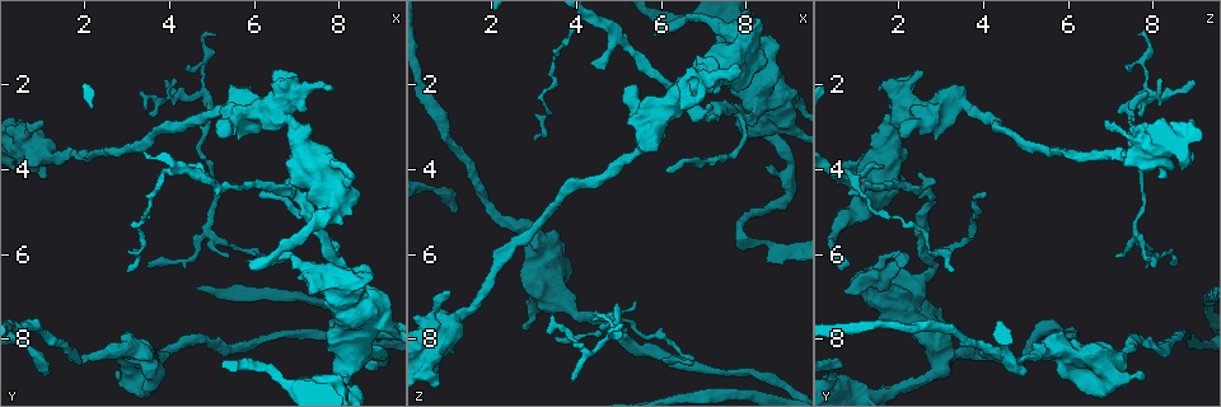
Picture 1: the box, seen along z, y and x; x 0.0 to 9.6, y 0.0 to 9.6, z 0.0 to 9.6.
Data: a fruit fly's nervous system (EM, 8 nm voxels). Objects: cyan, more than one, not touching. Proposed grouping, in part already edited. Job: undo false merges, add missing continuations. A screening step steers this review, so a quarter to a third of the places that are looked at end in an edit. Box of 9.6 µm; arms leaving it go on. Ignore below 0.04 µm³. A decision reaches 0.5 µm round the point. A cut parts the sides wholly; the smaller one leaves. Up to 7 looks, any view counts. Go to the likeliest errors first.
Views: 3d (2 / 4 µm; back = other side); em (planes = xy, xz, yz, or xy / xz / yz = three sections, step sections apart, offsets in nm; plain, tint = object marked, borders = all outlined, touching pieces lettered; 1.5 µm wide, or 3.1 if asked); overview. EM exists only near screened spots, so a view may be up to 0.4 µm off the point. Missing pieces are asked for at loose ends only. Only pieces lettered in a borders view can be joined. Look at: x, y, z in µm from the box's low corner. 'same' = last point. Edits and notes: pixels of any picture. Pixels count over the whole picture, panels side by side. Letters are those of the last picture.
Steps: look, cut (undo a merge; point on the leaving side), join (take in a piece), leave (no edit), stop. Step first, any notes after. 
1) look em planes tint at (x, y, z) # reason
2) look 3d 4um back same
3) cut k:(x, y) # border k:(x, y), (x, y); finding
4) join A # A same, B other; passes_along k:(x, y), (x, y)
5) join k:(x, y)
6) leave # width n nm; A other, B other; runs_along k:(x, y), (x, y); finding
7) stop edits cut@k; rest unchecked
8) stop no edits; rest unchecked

look em planes borders at (7.80, 7.70, 5.50) # sharp bend

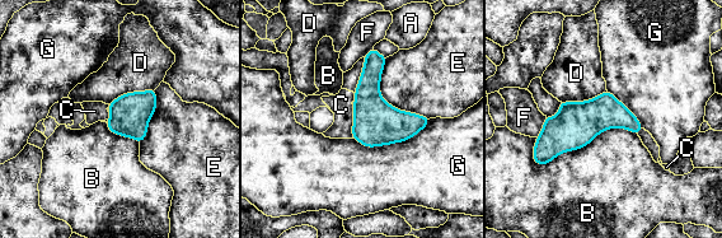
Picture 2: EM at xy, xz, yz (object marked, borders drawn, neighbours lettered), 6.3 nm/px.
leave # A other, B other, C other, D other, E other, F other, G other; one neuron here

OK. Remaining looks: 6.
look em yz step 8 tint at (3.95, 1.95, 9.05) # free end

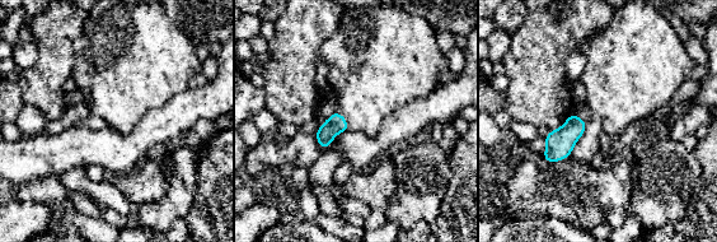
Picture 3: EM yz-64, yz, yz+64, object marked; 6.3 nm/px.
look em planes borders same # another direction

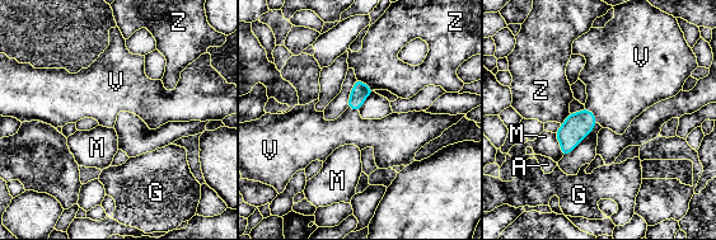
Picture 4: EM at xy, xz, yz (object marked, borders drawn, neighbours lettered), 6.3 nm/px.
join V # A other, G other, M other, V same, Z other; it goes on there

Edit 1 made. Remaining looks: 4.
look overview

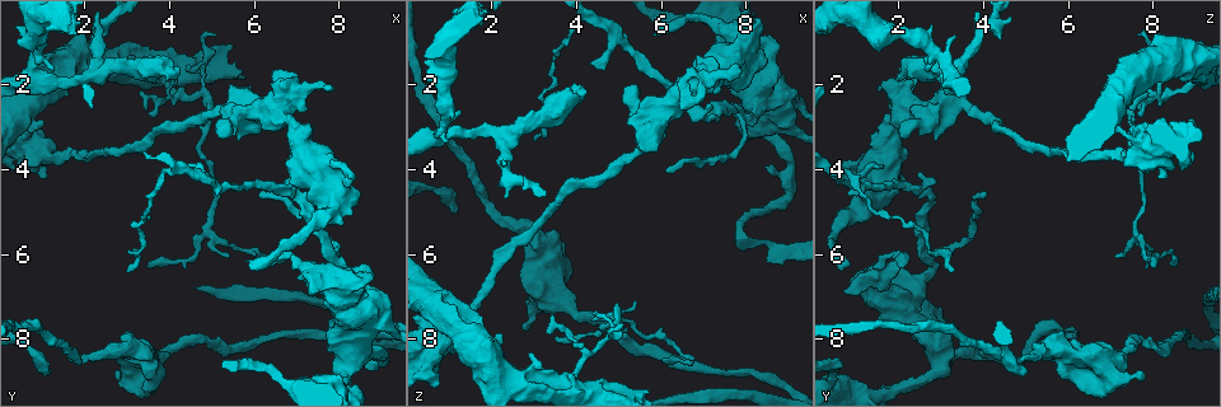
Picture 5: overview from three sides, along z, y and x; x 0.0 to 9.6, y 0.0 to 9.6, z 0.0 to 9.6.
look 3d 4um back at (2.80, 8.95, 7.75) # an open end

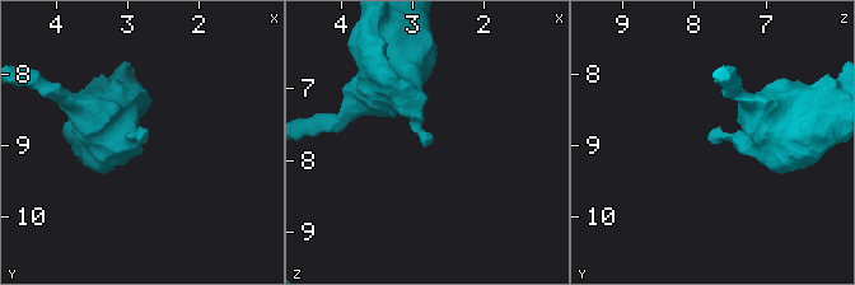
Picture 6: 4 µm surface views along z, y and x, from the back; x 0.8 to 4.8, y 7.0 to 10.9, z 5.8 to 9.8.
look em planes tint at (2.85, 8.95, 7.80) # need the tissue

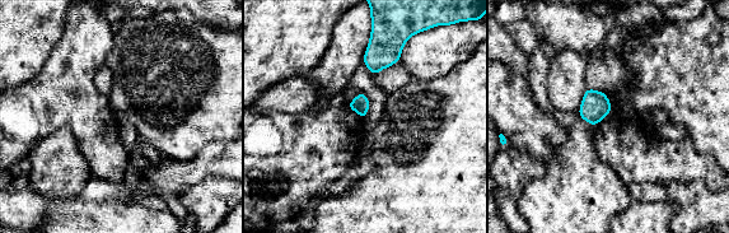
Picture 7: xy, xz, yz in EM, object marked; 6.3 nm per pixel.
look em planes borders same

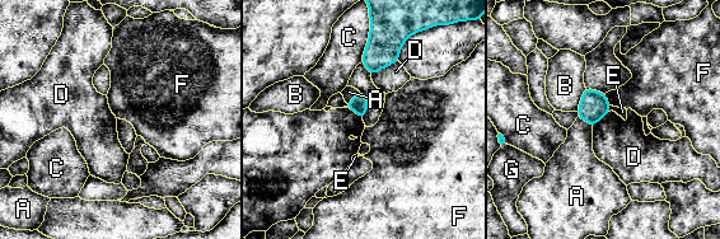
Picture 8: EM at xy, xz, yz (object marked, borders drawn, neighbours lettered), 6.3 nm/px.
leave # A other, B other, C other, D other, E other, F other, G other; border 8:(397, 60), (370, 75); no lettered piece goes on from it

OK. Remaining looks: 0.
stop edits join@4; rest unchecked

